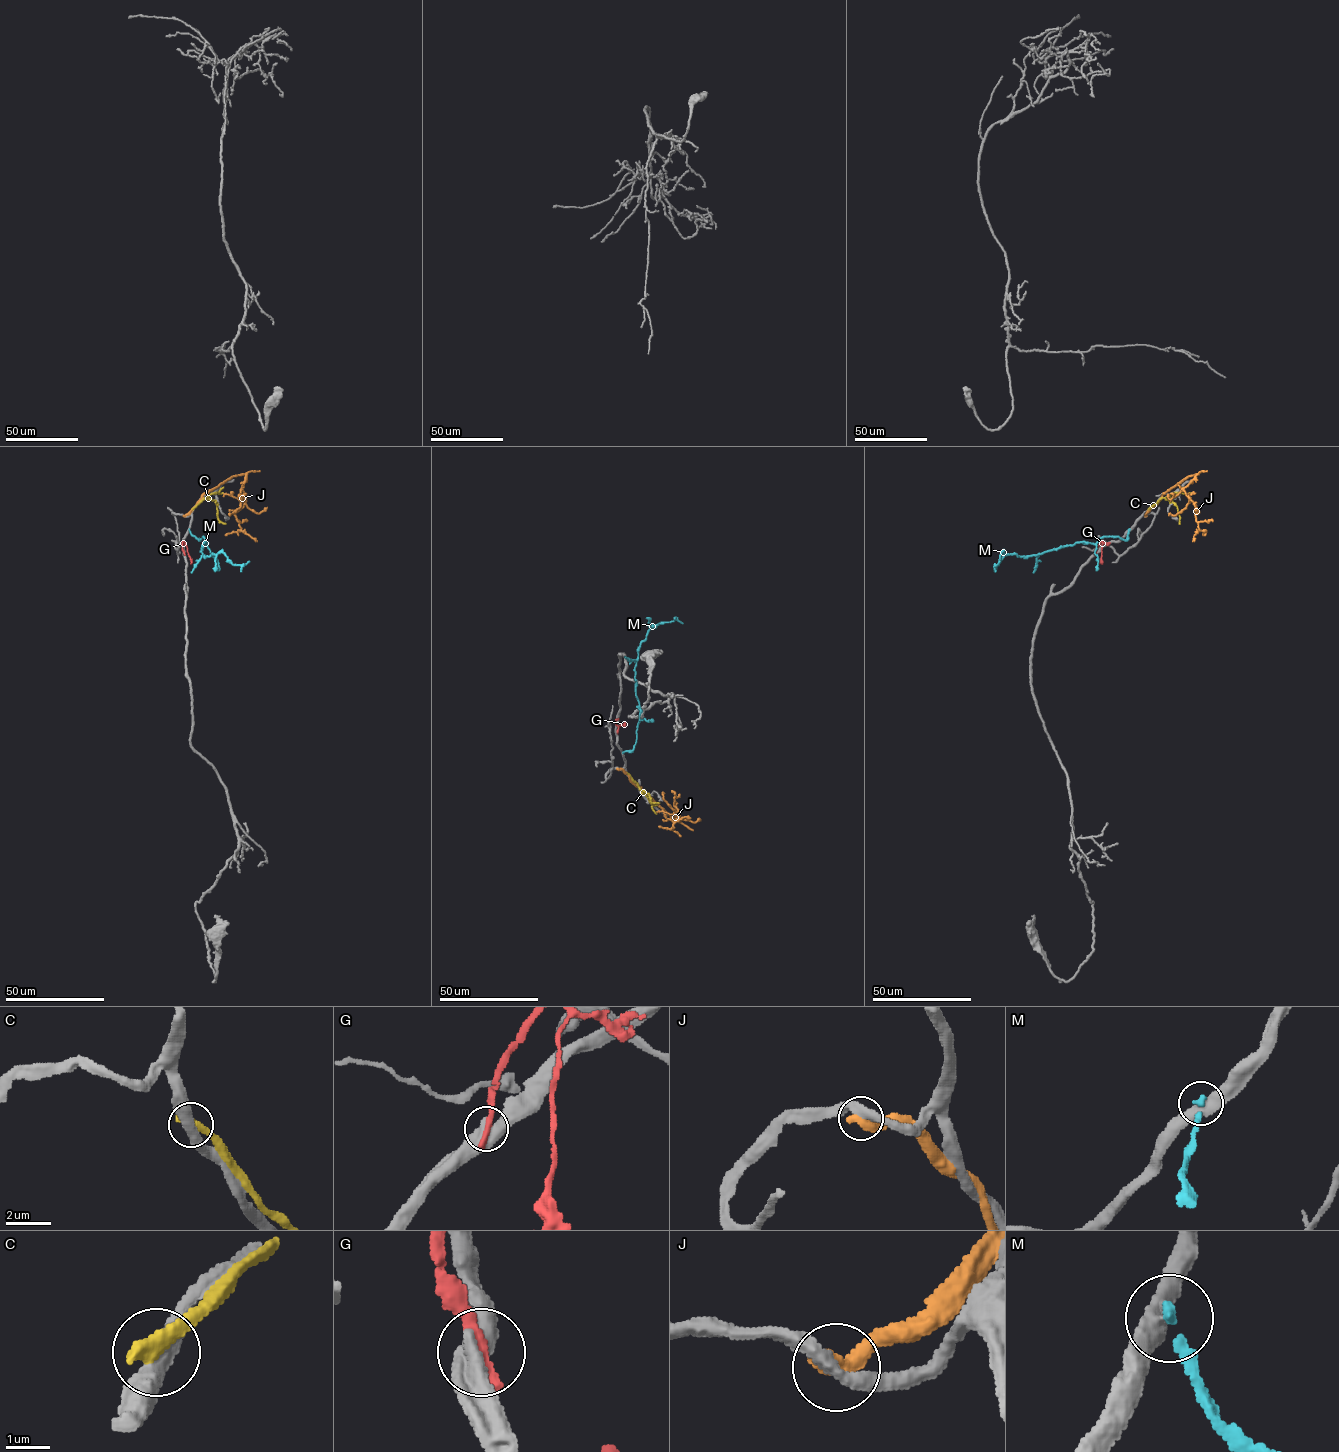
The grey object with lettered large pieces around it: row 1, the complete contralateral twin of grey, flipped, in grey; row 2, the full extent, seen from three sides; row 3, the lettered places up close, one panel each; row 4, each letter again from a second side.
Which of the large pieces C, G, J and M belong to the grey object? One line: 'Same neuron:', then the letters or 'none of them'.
Same neuron: none of them

